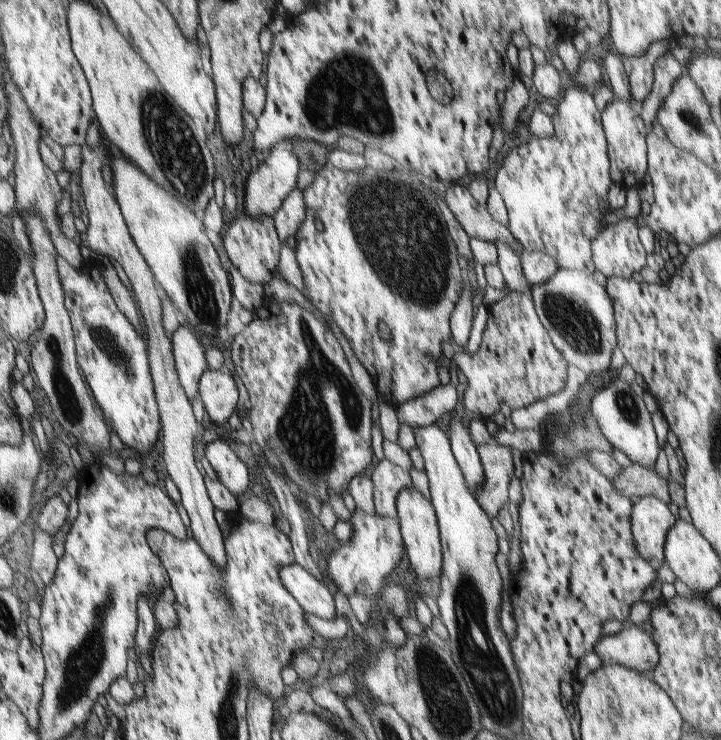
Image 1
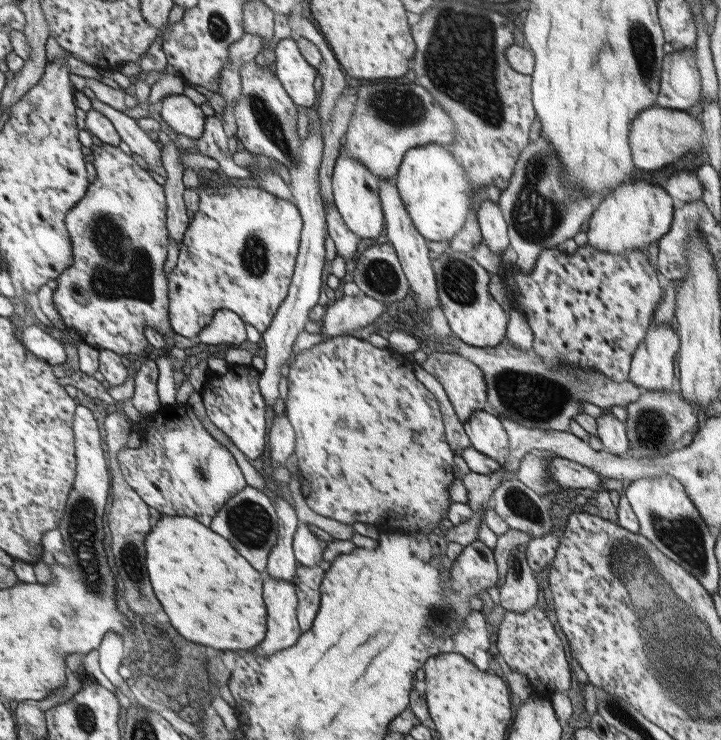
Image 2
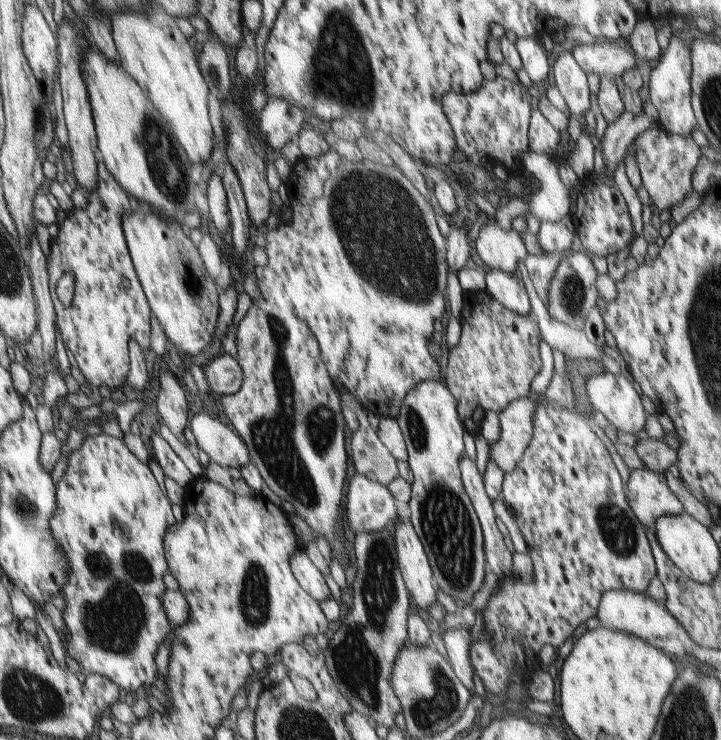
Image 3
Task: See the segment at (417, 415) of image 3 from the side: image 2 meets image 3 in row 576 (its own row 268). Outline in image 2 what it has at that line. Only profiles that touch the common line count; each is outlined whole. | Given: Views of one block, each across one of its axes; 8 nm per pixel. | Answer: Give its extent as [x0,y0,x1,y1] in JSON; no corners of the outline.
[434,248,508,347]

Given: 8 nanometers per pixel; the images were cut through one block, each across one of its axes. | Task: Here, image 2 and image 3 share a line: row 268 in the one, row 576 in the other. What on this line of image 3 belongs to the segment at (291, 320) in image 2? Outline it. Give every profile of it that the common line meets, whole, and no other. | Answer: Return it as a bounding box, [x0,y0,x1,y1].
[290,551,331,602]

